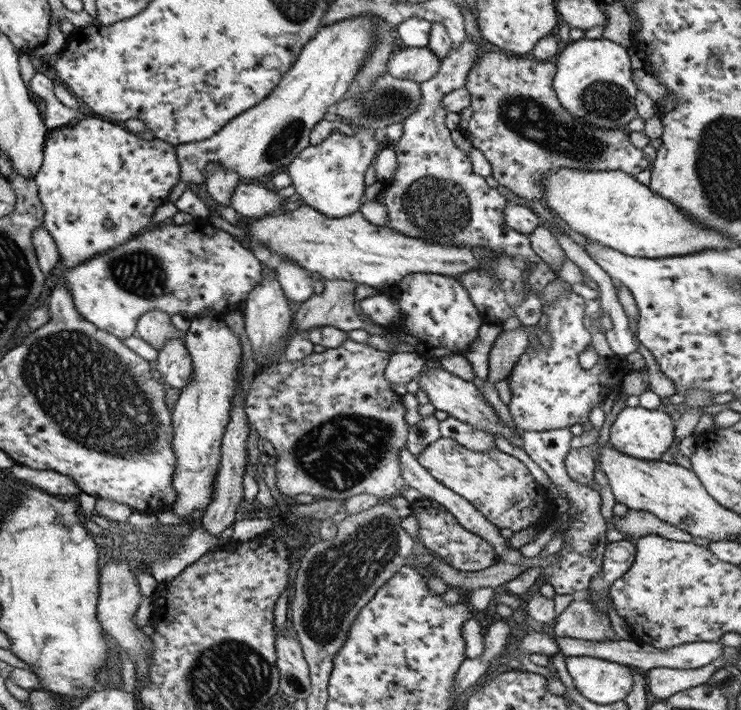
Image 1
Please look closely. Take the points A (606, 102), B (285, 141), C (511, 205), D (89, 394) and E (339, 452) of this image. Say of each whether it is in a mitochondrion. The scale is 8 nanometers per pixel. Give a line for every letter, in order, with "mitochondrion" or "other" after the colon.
A: mitochondrion
B: mitochondrion
C: other
D: mitochondrion
E: mitochondrion

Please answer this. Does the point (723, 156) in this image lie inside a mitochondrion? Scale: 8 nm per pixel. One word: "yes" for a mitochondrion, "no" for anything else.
yes

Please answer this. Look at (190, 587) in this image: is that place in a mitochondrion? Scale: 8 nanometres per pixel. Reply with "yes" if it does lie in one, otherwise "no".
no

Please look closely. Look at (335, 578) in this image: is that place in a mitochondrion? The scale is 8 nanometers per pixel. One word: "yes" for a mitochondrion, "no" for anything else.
yes

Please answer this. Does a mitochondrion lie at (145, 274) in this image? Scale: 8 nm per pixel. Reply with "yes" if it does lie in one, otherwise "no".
yes

